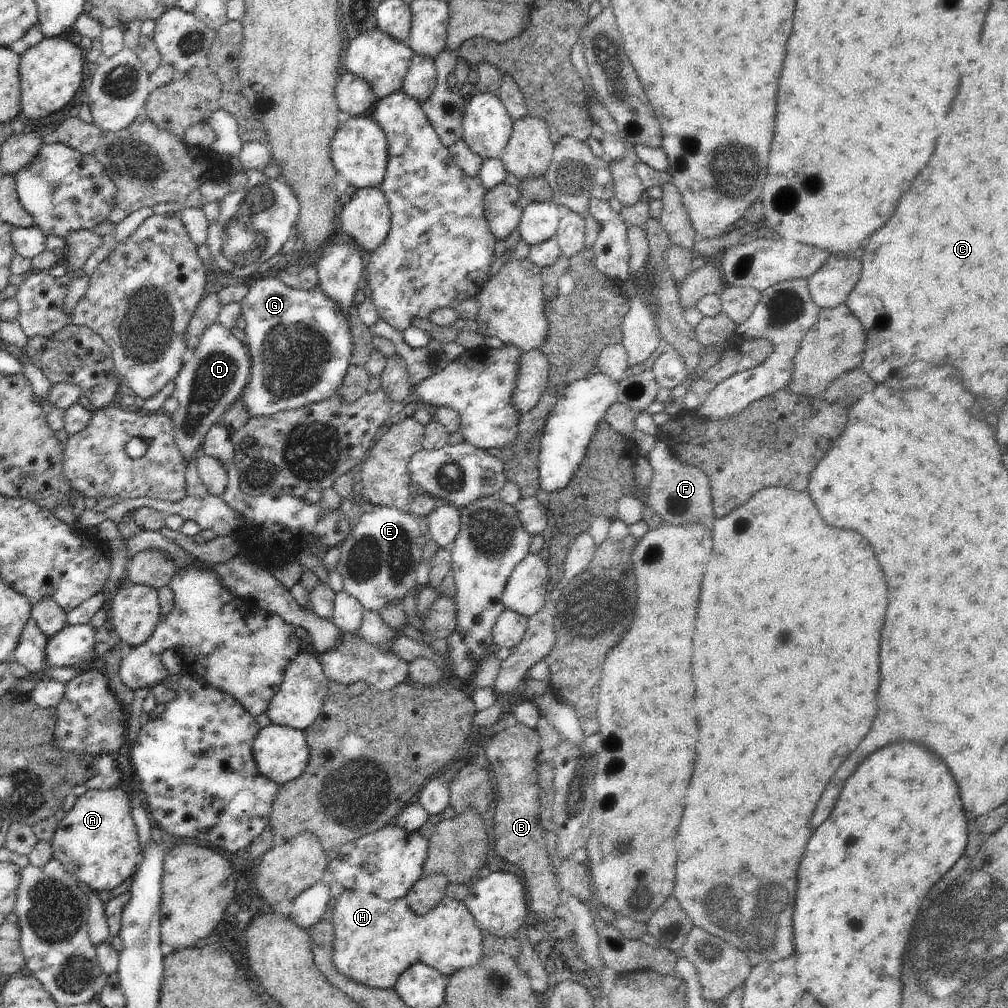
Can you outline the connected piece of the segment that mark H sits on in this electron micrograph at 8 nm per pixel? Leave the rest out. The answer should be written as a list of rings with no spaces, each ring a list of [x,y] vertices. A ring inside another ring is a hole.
[[[344,890],[329,915],[334,926],[332,961],[346,978],[371,988],[394,989],[402,972],[420,961],[422,917],[412,912],[405,898],[387,901],[362,890]]]

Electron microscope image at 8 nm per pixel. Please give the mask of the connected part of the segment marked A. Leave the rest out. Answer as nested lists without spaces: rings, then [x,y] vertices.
[[[111,787],[107,790],[88,790],[76,800],[74,808],[67,812],[58,824],[51,846],[54,850],[53,858],[58,860],[64,869],[74,875],[78,881],[84,882],[96,893],[106,890],[110,894],[112,890],[134,875],[137,864],[140,862],[141,848],[128,794],[119,787]]]

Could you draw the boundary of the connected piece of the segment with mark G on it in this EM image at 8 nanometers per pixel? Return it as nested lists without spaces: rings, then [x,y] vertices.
[[[278,278],[249,280],[248,285],[248,294],[240,307],[245,320],[245,345],[251,358],[251,376],[239,400],[246,406],[250,418],[298,410],[334,396],[344,382],[354,350],[349,316],[344,316],[338,302],[319,286],[314,290],[301,290],[286,286]]]

